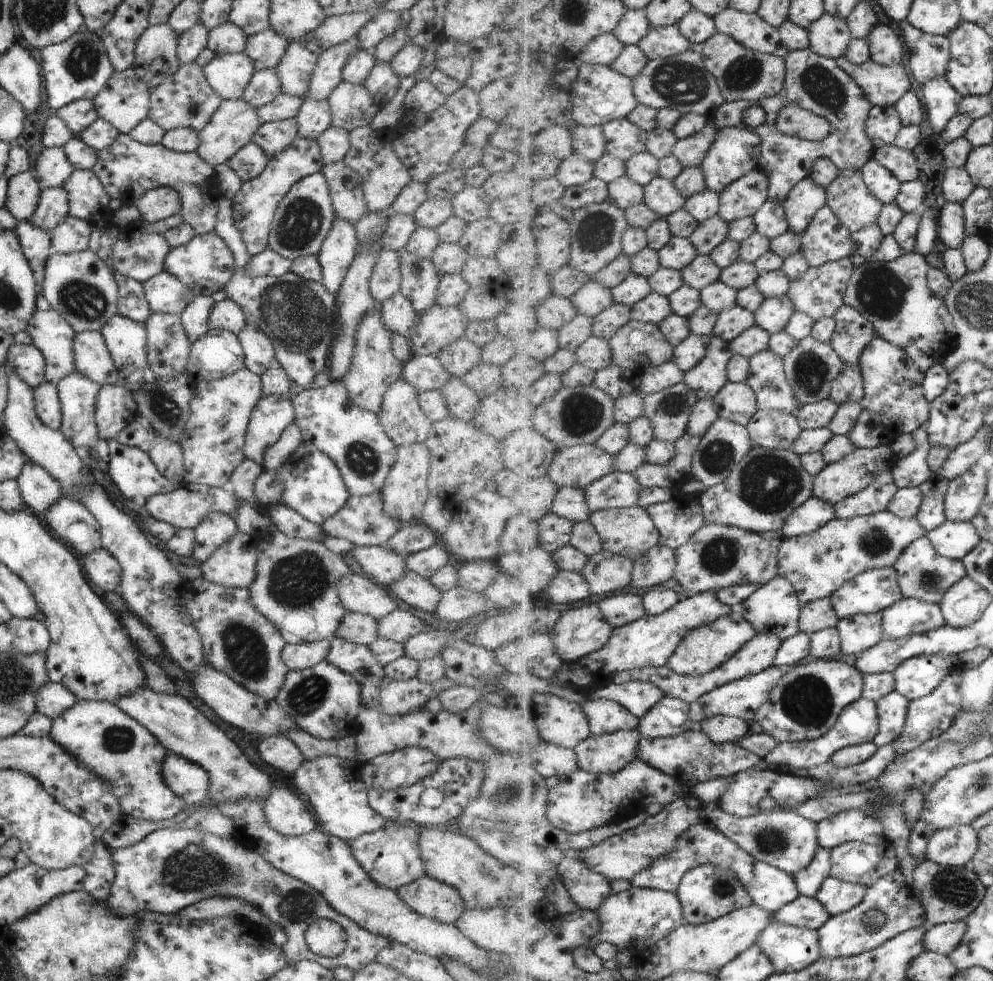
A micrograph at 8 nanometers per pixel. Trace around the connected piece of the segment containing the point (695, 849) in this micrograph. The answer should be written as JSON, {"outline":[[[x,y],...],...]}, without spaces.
{"outline":[[[700,823],[698,826],[692,826],[690,832],[682,836],[682,842],[678,842],[678,848],[672,850],[668,856],[654,862],[652,868],[642,870],[632,884],[635,887],[654,888],[662,891],[671,891],[678,893],[682,880],[690,870],[698,868],[702,864],[712,864],[712,866],[724,866],[726,870],[734,870],[740,882],[748,888],[754,903],[772,914],[777,914],[784,908],[801,898],[801,891],[798,889],[796,879],[793,874],[788,874],[780,868],[756,860],[750,852],[746,852],[742,846],[738,846],[732,838],[728,838],[721,831],[714,830],[713,827],[706,827],[706,824]]]}

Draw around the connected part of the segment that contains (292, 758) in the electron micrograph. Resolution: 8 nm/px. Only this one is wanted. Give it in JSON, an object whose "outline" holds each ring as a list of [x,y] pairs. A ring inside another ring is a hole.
{"outline":[[[270,736],[257,742],[262,763],[266,763],[284,774],[295,774],[305,762],[298,746],[284,736]]]}

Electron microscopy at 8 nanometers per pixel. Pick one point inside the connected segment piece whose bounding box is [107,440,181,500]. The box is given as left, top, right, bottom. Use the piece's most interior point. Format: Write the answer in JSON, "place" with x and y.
{"place":[132,470]}

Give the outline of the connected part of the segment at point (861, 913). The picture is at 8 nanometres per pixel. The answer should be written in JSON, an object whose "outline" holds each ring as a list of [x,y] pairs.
{"outline":[[[899,869],[876,880],[874,885],[869,887],[865,902],[849,912],[832,917],[818,932],[822,958],[834,960],[834,958],[850,958],[873,952],[886,945],[892,938],[924,926],[927,921],[927,911],[923,902],[918,900],[914,886],[910,886],[910,882]]]}

